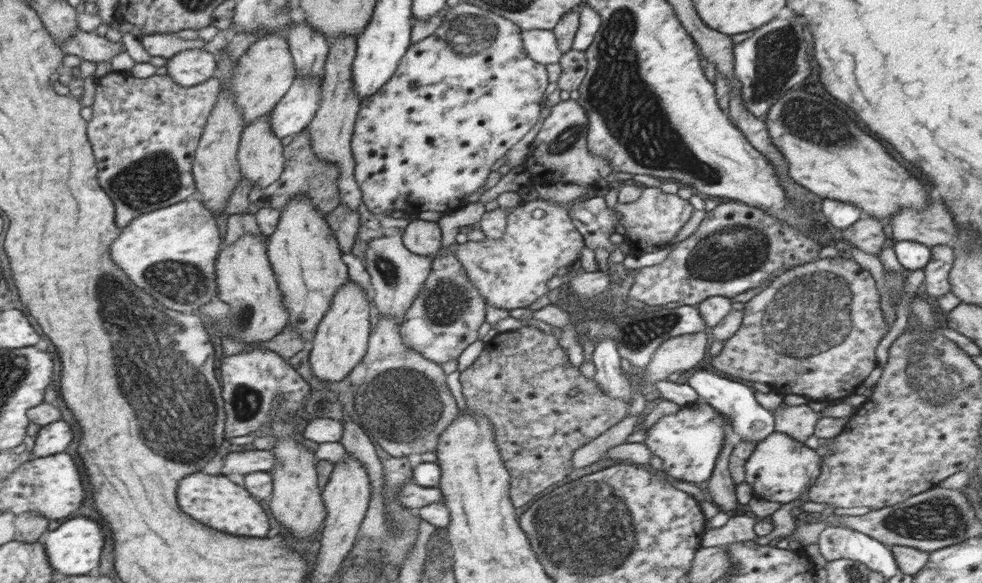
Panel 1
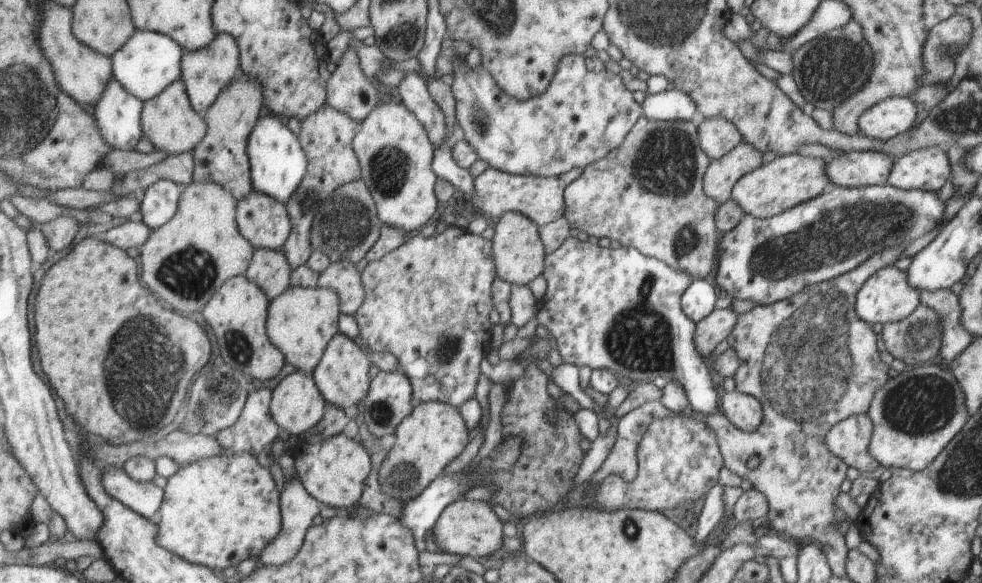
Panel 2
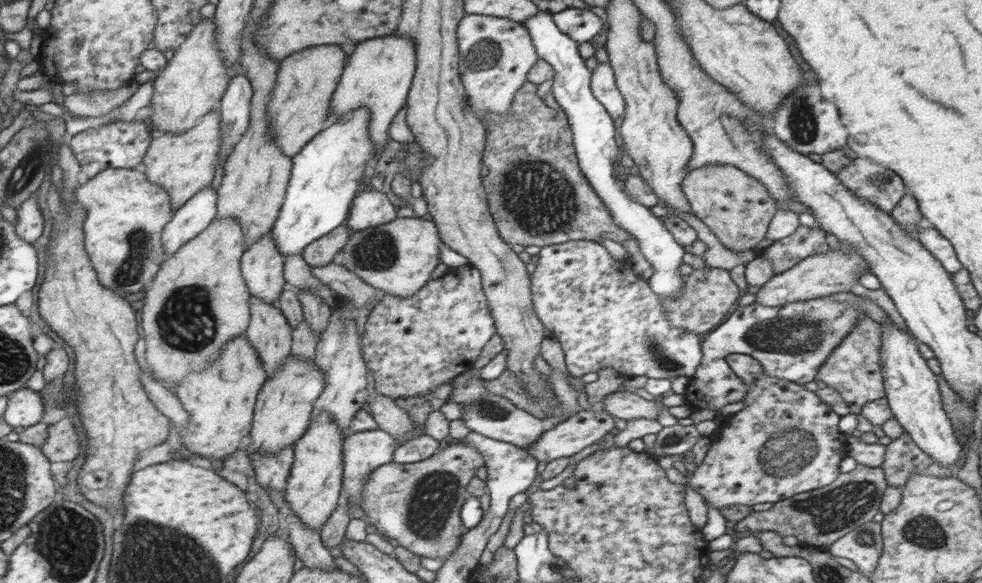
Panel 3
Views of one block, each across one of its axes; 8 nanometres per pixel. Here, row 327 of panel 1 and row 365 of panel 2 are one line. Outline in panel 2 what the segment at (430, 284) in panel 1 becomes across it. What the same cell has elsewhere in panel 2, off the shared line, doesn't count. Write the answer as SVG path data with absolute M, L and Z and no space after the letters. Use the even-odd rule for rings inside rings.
M448 226L442 234L435 234L424 238L420 233L408 236L406 241L393 252L386 254L380 261L368 263L362 272L365 282L365 303L354 314L354 319L359 327L359 337L369 347L372 353L389 353L400 360L400 370L413 382L414 402L426 403L437 401L448 403L449 406L466 406L466 402L478 394L478 382L482 382L482 362L486 362L487 355L491 352L491 343L494 342L494 326L497 320L497 303L494 302L494 286L496 285L497 268L492 254L492 242L480 235L462 230L455 226Z

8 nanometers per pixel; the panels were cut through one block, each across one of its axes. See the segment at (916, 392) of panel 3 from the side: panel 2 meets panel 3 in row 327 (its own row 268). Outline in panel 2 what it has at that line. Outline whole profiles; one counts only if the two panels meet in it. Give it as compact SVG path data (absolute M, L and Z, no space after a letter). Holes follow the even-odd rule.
M887 266L866 281L857 295L857 314L862 321L874 325L887 325L892 322L901 322L914 313L918 300L918 290L908 282L908 275L895 267Z

